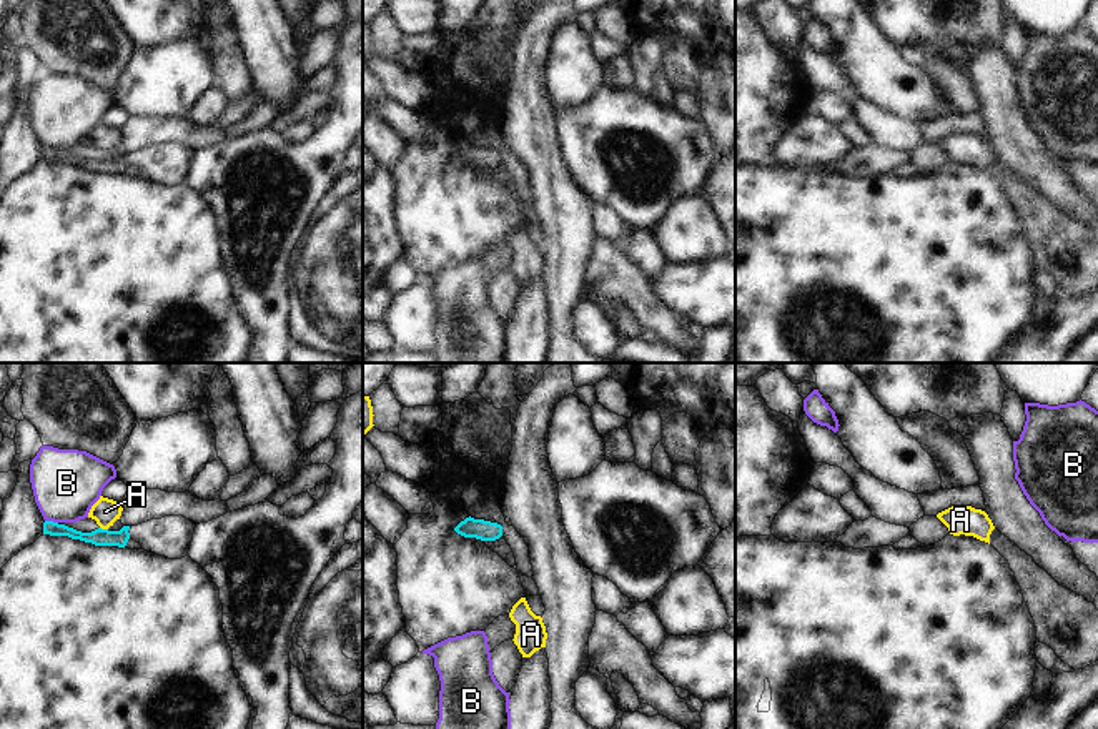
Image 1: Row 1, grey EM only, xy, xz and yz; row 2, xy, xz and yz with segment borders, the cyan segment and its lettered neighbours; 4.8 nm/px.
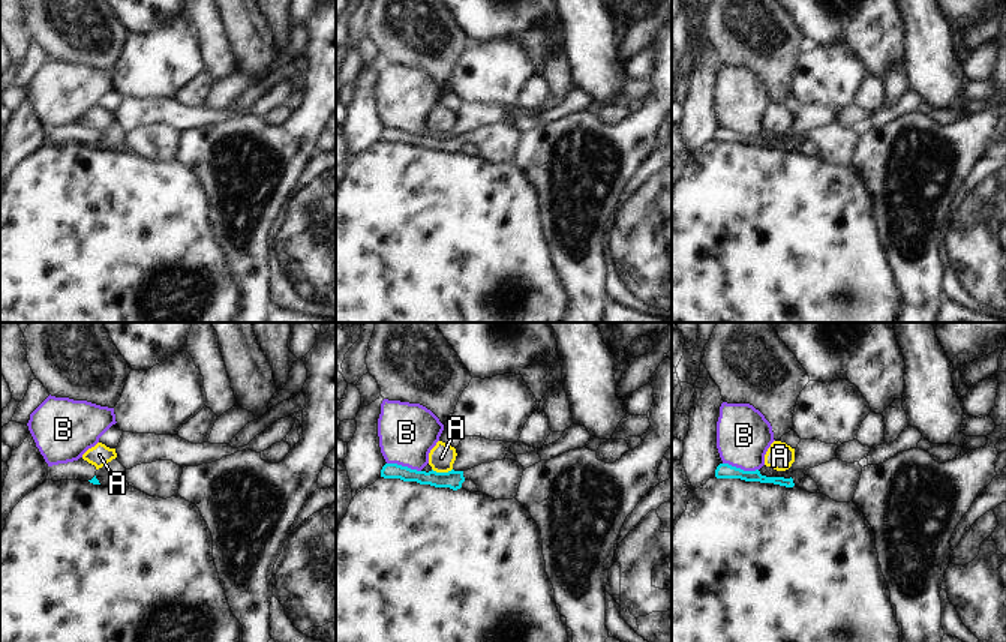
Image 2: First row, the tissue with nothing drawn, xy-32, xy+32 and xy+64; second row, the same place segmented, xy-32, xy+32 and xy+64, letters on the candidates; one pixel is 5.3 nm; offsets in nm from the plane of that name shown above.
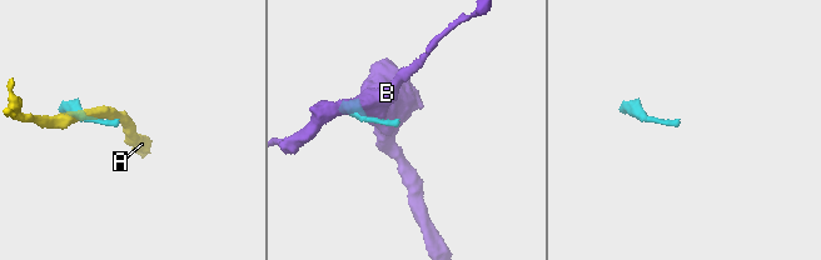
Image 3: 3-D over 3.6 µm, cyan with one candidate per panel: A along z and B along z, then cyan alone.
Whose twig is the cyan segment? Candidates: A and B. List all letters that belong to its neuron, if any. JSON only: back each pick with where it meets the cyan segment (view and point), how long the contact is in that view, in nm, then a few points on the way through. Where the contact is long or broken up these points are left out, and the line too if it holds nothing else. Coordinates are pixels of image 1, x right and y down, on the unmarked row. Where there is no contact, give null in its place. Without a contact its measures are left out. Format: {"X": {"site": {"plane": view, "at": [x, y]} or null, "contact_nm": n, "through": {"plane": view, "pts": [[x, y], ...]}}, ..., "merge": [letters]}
{"merge": []}

